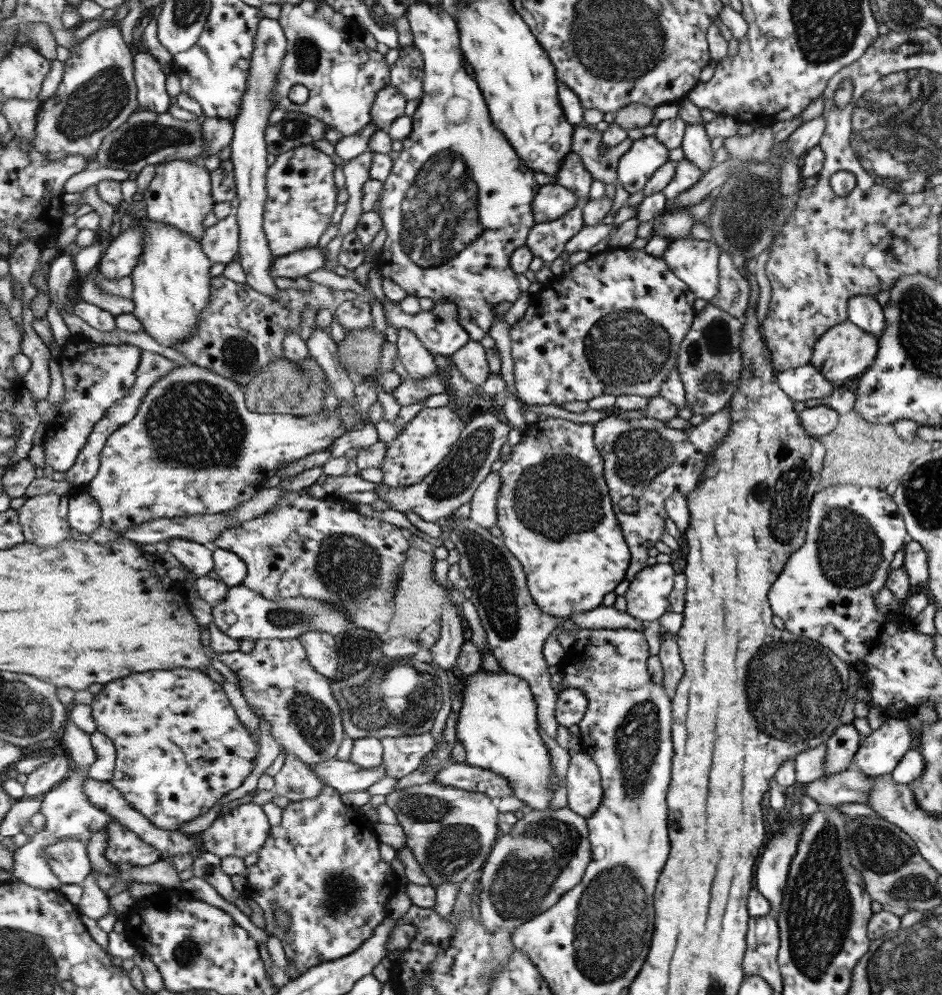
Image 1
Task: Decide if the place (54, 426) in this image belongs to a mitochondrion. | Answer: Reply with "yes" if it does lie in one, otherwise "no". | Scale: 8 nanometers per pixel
no

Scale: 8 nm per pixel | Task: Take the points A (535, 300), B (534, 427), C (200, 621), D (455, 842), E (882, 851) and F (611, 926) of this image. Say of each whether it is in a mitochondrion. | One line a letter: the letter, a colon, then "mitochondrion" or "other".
A: other
B: other
C: other
D: mitochondrion
E: mitochondrion
F: mitochondrion

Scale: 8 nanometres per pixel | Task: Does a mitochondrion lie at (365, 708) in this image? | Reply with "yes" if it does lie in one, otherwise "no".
yes

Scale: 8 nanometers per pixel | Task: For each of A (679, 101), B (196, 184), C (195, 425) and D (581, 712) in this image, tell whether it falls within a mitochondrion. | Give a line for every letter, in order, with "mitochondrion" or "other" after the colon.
A: other
B: other
C: mitochondrion
D: other

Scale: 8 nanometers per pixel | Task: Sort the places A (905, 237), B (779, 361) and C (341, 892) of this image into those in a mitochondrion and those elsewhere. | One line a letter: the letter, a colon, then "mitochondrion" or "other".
A: other
B: other
C: mitochondrion

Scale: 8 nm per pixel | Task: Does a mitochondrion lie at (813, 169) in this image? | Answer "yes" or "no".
no

